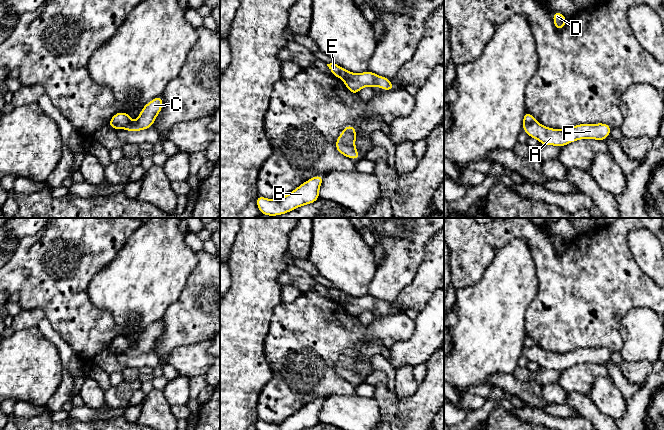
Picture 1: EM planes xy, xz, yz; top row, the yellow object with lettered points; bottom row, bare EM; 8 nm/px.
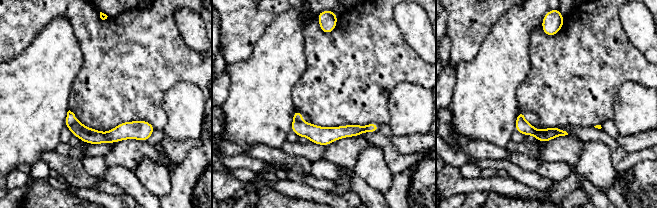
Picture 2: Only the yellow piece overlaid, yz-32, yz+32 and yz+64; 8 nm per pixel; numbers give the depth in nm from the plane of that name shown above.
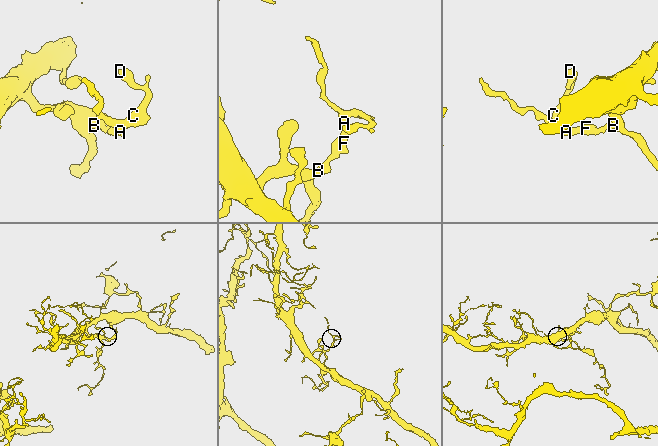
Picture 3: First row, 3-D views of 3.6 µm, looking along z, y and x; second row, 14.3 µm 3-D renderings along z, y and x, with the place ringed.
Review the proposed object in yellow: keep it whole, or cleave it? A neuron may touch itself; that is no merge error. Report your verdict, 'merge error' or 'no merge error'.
merge error

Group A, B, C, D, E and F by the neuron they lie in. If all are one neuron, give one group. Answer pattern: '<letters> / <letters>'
A B C D F / E

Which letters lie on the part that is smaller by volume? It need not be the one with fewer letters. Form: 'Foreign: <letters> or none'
Foreign: E

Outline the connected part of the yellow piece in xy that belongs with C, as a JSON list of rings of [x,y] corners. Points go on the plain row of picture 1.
[[[159,319],[144,329],[137,344],[134,347],[129,347],[125,351],[125,354],[129,356],[137,356],[152,351],[157,339],[161,336],[162,331],[163,324],[161,319]]]

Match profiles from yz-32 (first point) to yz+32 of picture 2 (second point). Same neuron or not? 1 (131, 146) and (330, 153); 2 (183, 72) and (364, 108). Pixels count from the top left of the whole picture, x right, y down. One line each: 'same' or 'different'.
1: same
2: same

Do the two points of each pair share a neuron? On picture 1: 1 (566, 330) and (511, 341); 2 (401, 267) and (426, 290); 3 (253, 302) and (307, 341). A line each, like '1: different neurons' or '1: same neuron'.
1: different neurons
2: different neurons
3: different neurons

